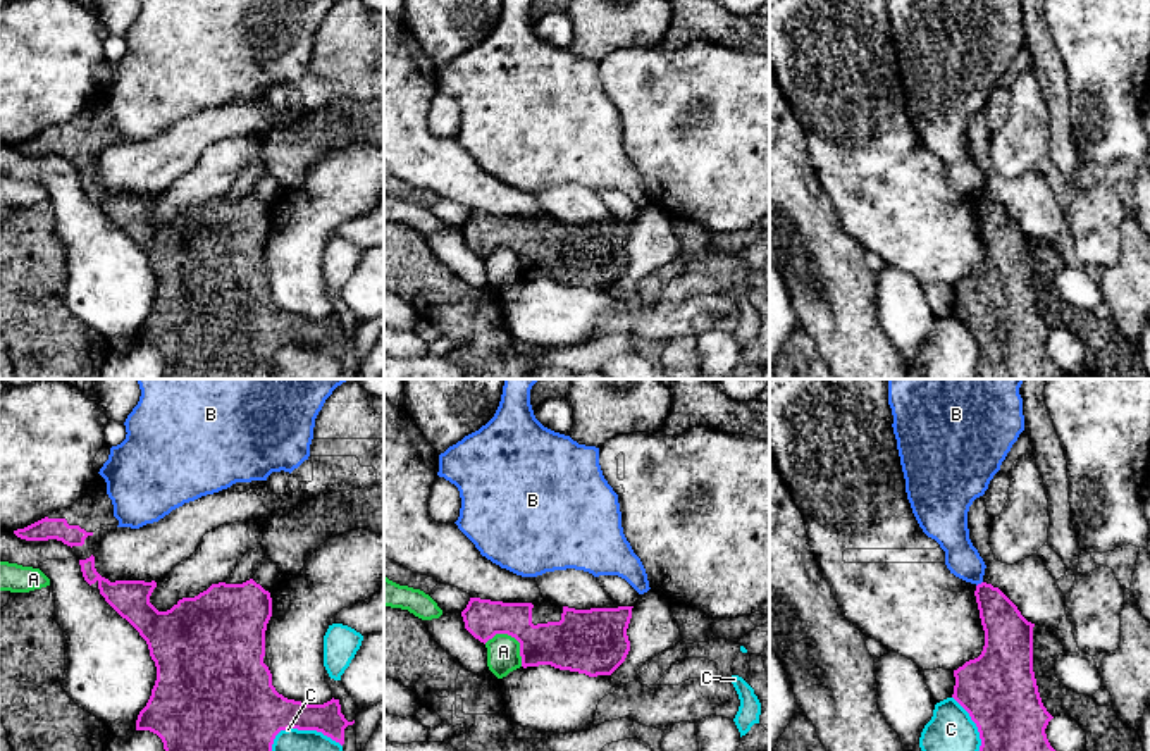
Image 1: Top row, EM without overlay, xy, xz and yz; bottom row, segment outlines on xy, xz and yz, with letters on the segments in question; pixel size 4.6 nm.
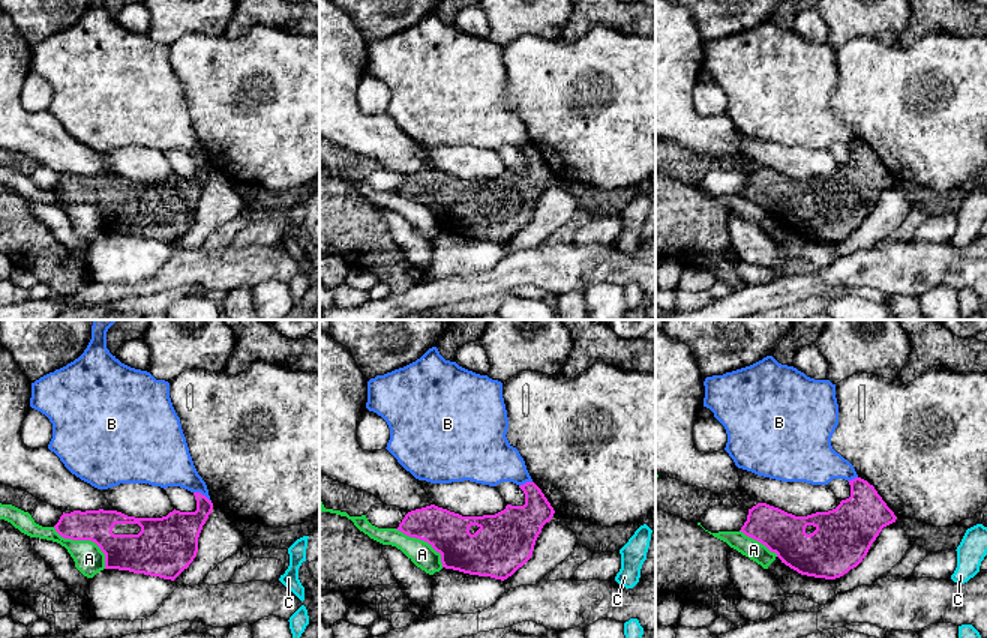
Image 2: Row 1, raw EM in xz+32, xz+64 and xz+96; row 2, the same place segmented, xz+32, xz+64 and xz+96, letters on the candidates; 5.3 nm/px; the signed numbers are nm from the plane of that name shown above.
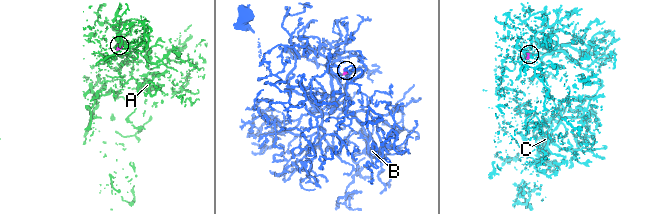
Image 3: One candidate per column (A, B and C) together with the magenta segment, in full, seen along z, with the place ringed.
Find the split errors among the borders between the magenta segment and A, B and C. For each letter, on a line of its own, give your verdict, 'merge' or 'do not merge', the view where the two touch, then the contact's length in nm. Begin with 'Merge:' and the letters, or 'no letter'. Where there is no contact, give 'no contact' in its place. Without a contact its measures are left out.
Merge: no letter
A: do not merge; contact in xz; length 220 nm
B: do not merge; contact in yz; length 40 nm
C: do not merge; contact in yz; length 340 nm

